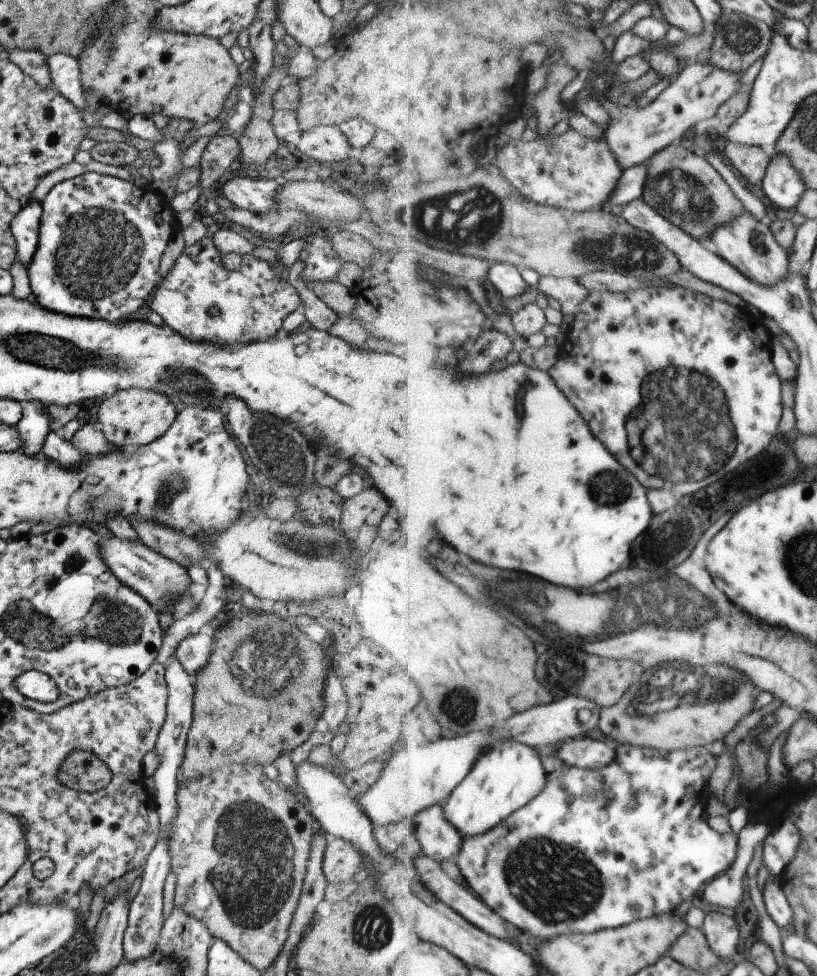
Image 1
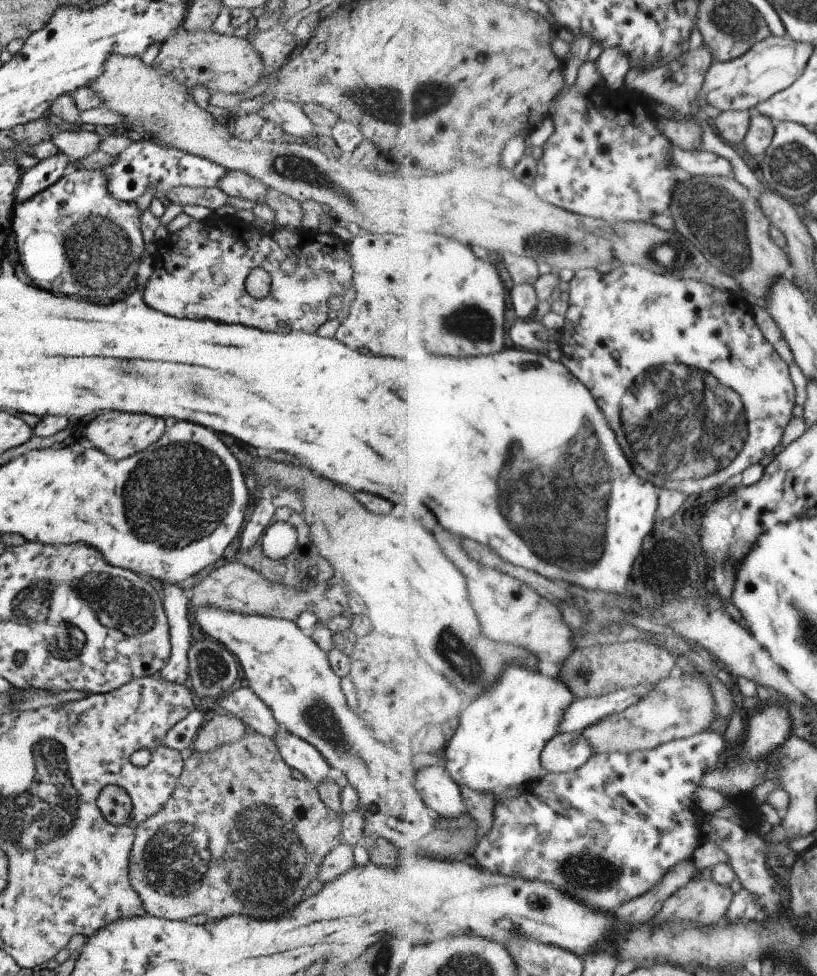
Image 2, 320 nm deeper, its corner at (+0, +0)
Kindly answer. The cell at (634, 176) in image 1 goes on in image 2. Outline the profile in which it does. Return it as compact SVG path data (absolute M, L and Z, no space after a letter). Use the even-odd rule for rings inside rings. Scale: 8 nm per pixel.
M674 146L672 165L679 167L692 176L729 177L733 176L733 164L717 154L703 151L686 151Z

